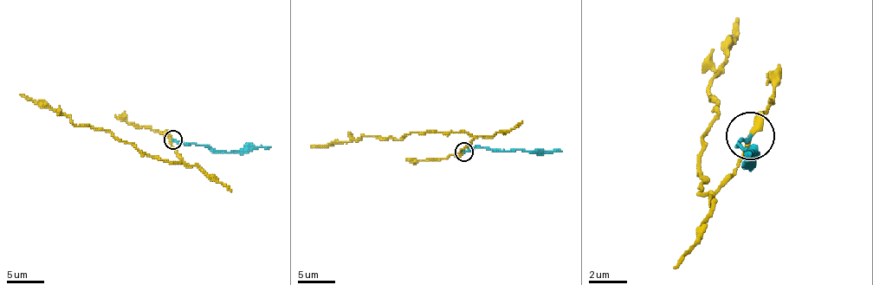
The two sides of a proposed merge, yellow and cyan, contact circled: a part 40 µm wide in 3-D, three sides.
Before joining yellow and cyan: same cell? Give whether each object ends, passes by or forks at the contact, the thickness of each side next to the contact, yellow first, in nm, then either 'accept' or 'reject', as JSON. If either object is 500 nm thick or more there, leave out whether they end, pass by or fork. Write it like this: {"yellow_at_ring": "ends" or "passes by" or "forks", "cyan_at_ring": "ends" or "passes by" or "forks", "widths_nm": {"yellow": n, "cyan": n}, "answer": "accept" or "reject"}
{"yellow_at_ring": "passes by", "cyan_at_ring": "ends", "widths_nm": {"yellow": 280, "cyan": 180}, "answer": "reject"}

